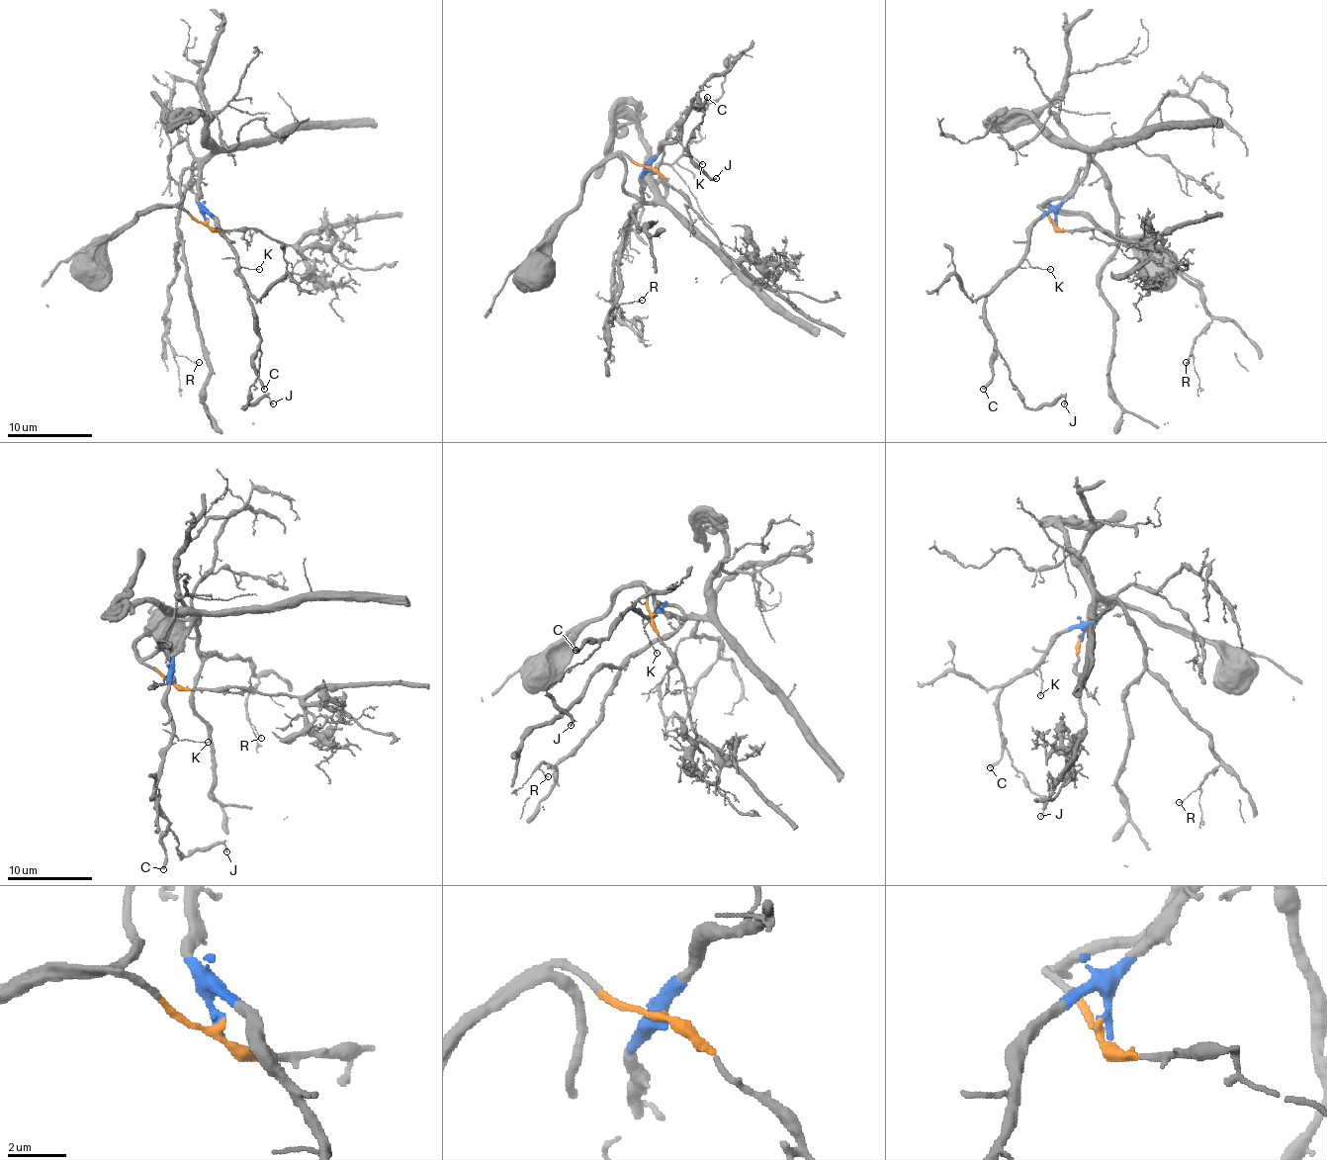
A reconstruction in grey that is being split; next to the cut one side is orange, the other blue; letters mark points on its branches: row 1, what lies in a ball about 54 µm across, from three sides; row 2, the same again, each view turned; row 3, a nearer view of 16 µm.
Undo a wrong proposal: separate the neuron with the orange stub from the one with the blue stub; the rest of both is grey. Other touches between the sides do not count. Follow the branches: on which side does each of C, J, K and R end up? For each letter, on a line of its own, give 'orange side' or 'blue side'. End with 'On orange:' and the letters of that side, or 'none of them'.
C: blue side
J: blue side
K: blue side
R: blue side
On orange: none of them

